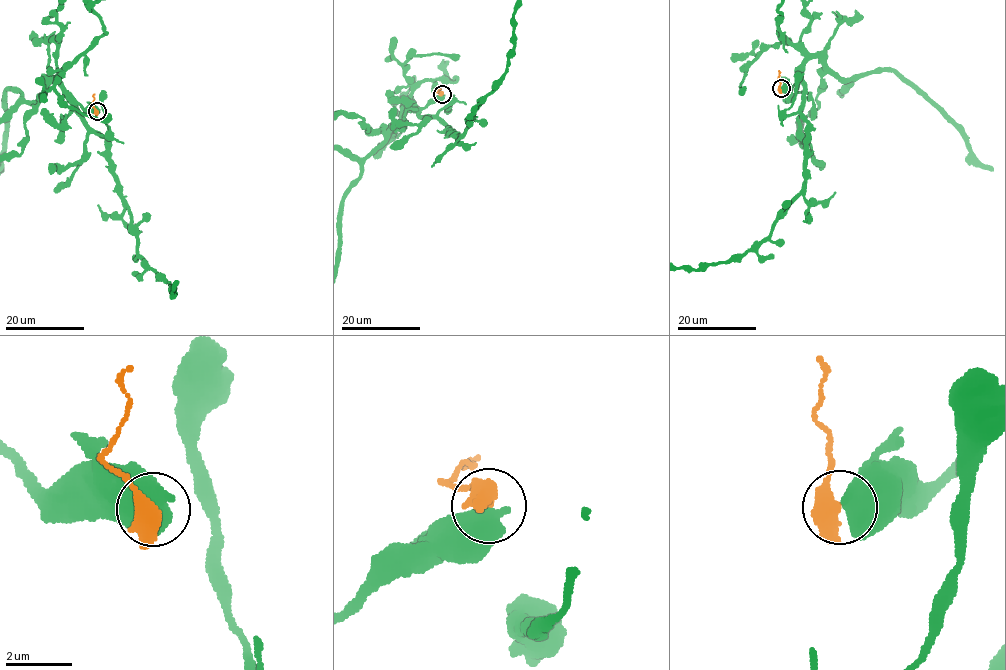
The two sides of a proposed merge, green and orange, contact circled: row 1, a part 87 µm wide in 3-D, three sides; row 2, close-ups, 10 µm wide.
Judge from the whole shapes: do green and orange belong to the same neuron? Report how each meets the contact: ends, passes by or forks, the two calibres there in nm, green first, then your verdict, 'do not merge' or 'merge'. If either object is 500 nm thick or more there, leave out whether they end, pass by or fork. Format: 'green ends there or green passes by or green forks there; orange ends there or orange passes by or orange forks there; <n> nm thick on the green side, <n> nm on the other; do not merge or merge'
750 nm thick on the green side, 650 nm on the other; do not merge

